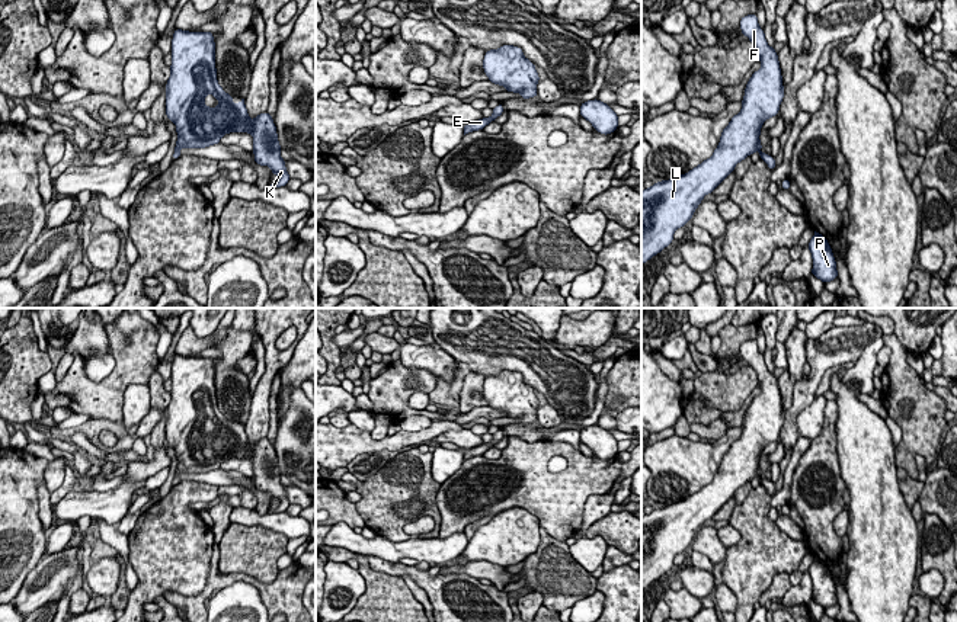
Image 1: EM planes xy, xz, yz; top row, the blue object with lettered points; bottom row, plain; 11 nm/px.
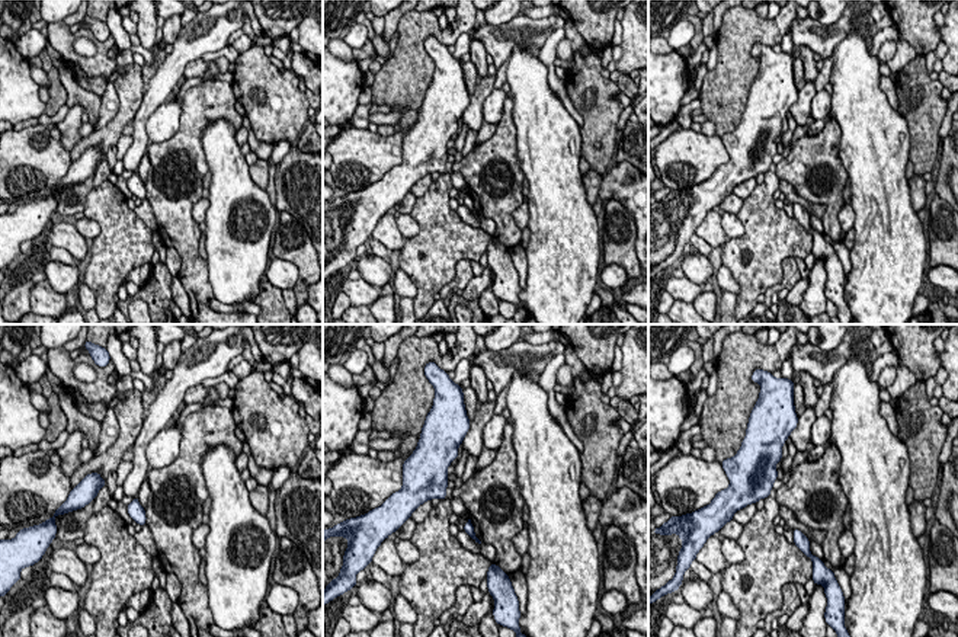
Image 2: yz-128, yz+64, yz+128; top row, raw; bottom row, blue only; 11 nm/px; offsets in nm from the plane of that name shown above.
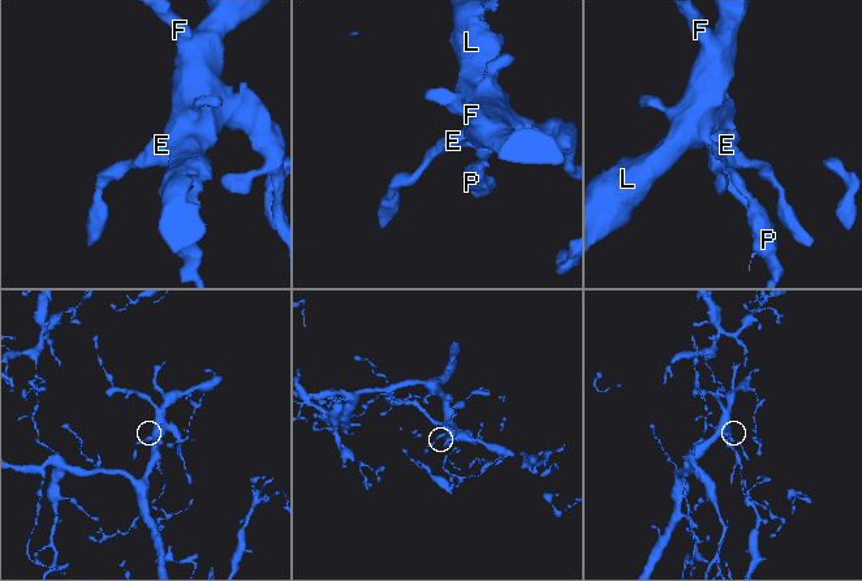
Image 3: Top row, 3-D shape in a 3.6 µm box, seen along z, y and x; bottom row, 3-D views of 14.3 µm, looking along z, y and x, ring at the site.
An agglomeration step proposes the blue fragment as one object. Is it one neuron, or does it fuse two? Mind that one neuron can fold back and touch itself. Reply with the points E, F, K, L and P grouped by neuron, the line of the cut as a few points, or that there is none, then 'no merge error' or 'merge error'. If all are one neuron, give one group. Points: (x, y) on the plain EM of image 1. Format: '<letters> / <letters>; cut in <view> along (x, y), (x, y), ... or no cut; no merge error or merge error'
E F K L P; no cut; no merge error

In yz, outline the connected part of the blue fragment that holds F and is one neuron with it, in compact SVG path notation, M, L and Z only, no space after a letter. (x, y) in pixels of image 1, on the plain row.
M756 339L740 344L740 356L756 372L758 385L762 391L749 404L742 424L742 435L723 455L713 481L688 498L669 506L660 506L641 517L641 590L673 567L673 558L692 544L704 522L711 519L734 496L736 490L748 481L752 481L758 475L759 482L768 493L771 496L777 494L775 484L761 477L759 461L764 448L778 440L784 423L778 379L768 371L765 358L759 353Z

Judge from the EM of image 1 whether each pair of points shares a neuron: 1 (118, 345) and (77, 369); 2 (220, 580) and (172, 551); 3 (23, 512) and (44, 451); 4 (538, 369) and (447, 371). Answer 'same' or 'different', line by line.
1: same
2: different
3: different
4: different

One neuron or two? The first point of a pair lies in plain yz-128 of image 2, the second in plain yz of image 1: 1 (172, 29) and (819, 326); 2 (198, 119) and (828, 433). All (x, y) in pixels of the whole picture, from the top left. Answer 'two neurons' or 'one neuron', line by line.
1: one neuron
2: one neuron

